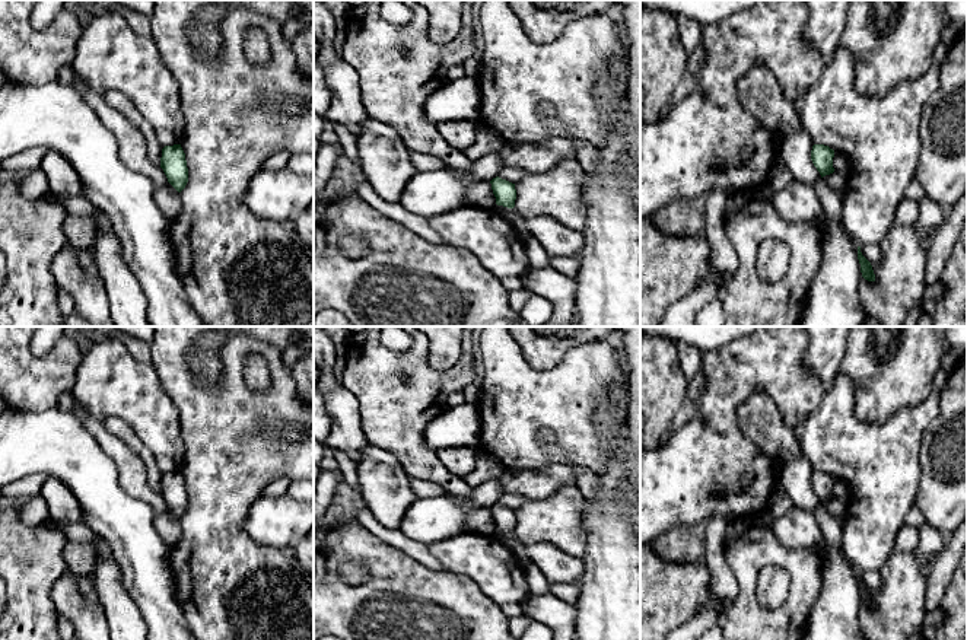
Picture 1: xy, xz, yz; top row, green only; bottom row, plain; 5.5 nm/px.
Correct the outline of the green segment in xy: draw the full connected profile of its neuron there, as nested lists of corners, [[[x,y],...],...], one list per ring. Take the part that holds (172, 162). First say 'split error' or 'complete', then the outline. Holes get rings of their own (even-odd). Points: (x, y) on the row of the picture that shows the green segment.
complete | [[[181,144],[165,146],[162,149],[160,168],[168,182],[181,192],[188,182],[188,168]]]

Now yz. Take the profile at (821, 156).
complete | [[[814,144],[811,150],[811,160],[821,178],[834,172],[833,168],[834,150],[824,144]]]

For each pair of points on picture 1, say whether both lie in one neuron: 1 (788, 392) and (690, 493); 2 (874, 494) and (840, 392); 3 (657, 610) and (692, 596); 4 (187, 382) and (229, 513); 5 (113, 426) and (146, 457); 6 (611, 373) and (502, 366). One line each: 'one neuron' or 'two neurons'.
1: one neuron
2: one neuron
3: one neuron
4: one neuron
5: one neuron
6: one neuron

